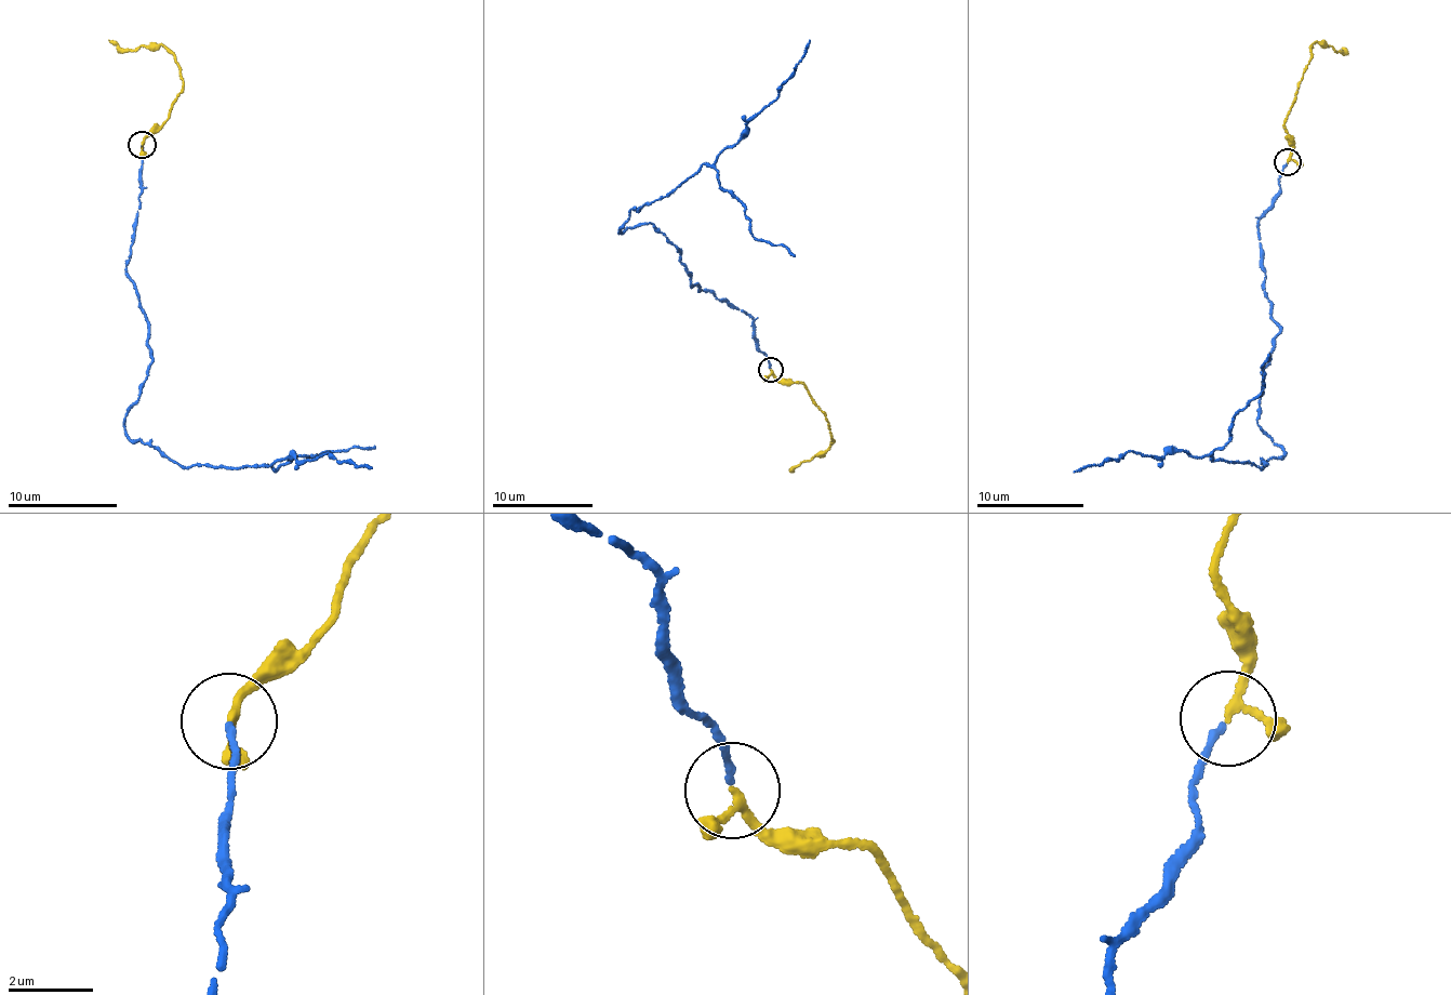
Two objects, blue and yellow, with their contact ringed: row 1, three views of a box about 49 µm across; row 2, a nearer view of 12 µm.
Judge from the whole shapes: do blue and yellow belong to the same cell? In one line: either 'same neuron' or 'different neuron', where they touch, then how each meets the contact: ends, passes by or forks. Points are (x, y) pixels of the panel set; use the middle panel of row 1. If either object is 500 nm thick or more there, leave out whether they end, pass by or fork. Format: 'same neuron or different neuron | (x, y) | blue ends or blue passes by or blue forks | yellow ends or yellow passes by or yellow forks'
same neuron | (770, 370) | blue ends | yellow passes by

